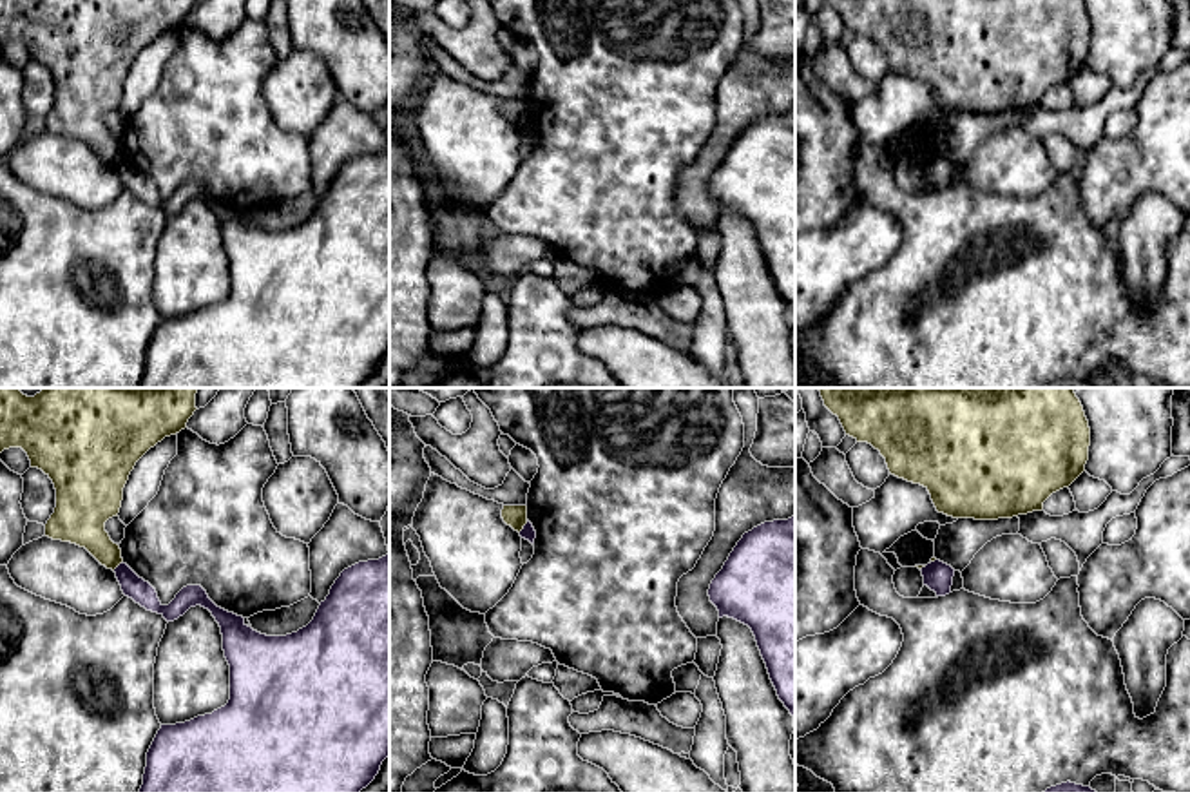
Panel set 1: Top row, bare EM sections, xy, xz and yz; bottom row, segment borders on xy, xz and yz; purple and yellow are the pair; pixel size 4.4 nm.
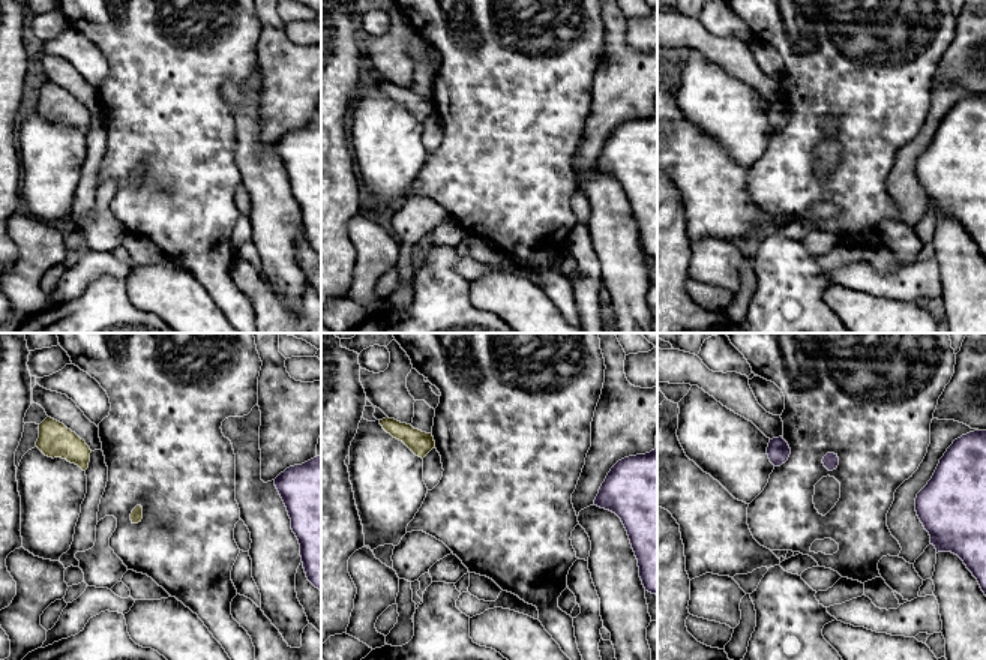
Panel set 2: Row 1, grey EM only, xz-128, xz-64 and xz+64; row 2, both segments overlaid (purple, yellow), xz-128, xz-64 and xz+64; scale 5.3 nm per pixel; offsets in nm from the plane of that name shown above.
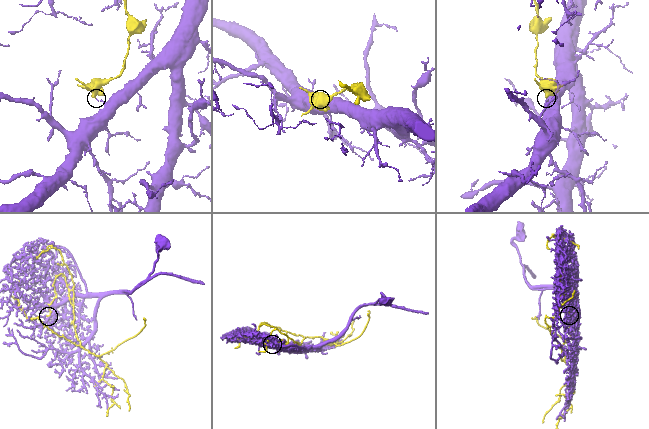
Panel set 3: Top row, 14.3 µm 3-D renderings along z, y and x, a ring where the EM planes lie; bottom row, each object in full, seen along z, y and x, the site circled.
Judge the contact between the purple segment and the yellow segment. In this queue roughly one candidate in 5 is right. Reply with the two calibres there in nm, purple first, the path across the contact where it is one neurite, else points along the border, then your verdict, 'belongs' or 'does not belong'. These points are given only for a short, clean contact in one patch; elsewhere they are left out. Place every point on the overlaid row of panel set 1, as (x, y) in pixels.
calibres 60 and 100 nm; border xz (527, 521), (518, 531); does not belong

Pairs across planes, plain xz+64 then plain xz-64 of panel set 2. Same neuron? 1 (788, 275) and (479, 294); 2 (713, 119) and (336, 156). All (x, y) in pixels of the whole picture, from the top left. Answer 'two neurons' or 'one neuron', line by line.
1: two neurons
2: two neurons

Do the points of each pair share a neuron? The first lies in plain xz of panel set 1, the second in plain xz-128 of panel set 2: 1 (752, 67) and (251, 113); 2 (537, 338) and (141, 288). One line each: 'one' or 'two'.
1: two
2: two

